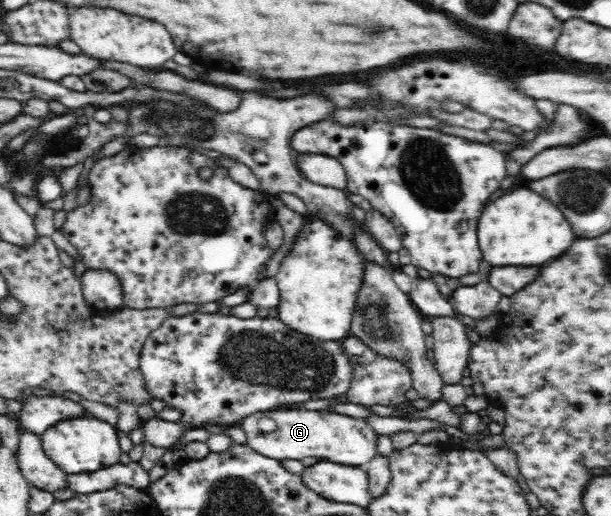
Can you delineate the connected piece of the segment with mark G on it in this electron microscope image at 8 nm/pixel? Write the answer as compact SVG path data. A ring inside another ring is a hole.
M283 407L276 410L255 412L243 418L238 425L246 435L246 441L256 453L275 460L299 460L307 457L319 461L345 464L346 466L365 467L368 461L379 455L376 431L364 420L341 415L331 410L309 411L297 407ZM259 419L273 419L274 431L263 431Z

